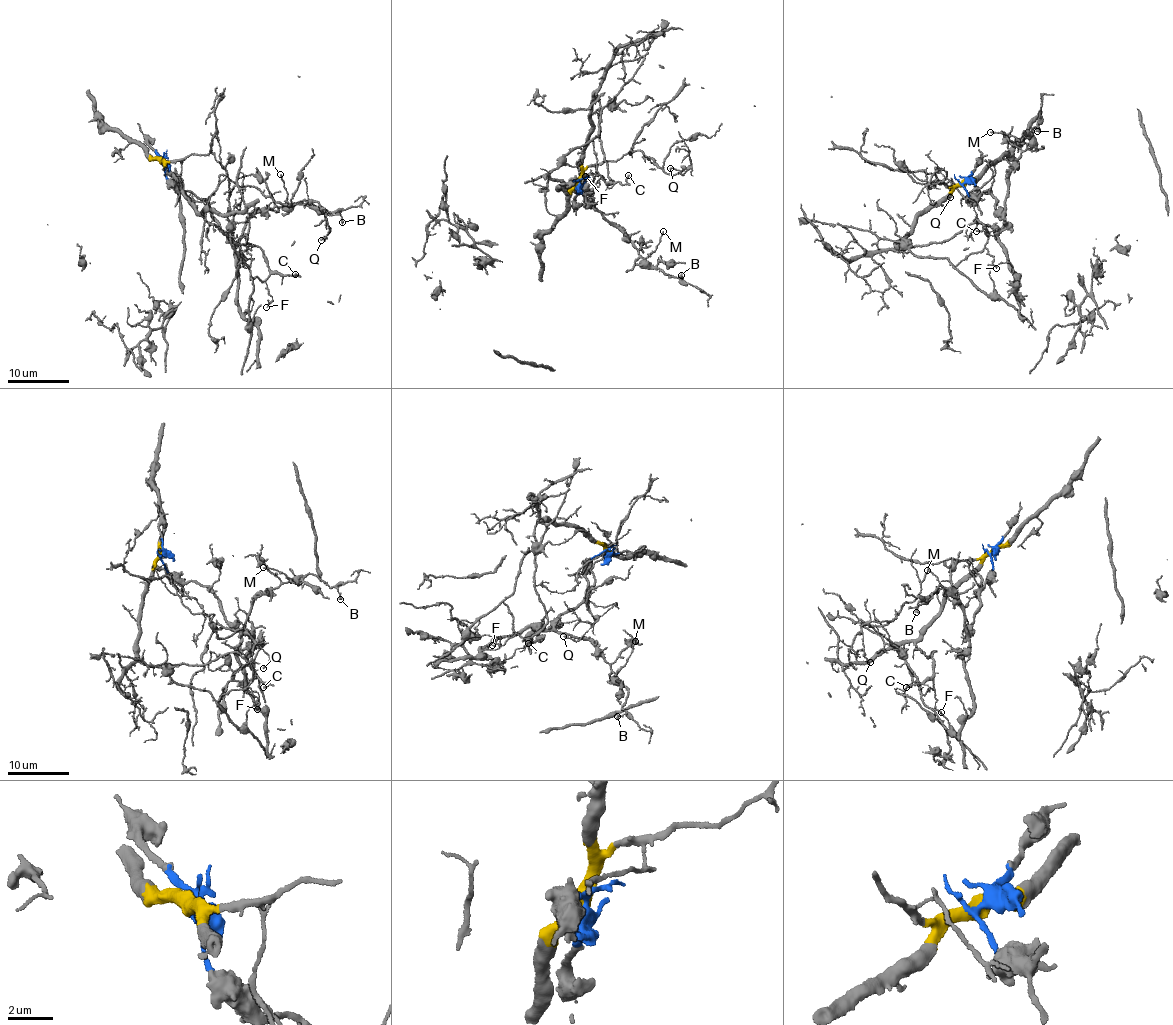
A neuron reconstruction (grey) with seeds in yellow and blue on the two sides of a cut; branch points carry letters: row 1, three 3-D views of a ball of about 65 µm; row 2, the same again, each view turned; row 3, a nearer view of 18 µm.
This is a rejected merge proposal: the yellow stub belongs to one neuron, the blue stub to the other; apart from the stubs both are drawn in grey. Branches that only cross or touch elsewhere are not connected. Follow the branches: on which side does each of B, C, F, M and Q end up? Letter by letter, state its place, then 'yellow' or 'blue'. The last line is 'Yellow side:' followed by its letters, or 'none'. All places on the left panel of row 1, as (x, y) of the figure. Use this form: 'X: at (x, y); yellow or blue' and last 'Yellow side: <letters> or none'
B: at (342, 222); blue
C: at (295, 274); yellow
F: at (266, 307); yellow
M: at (280, 174); blue
Q: at (321, 240); yellow
Yellow side: C, F, Q

